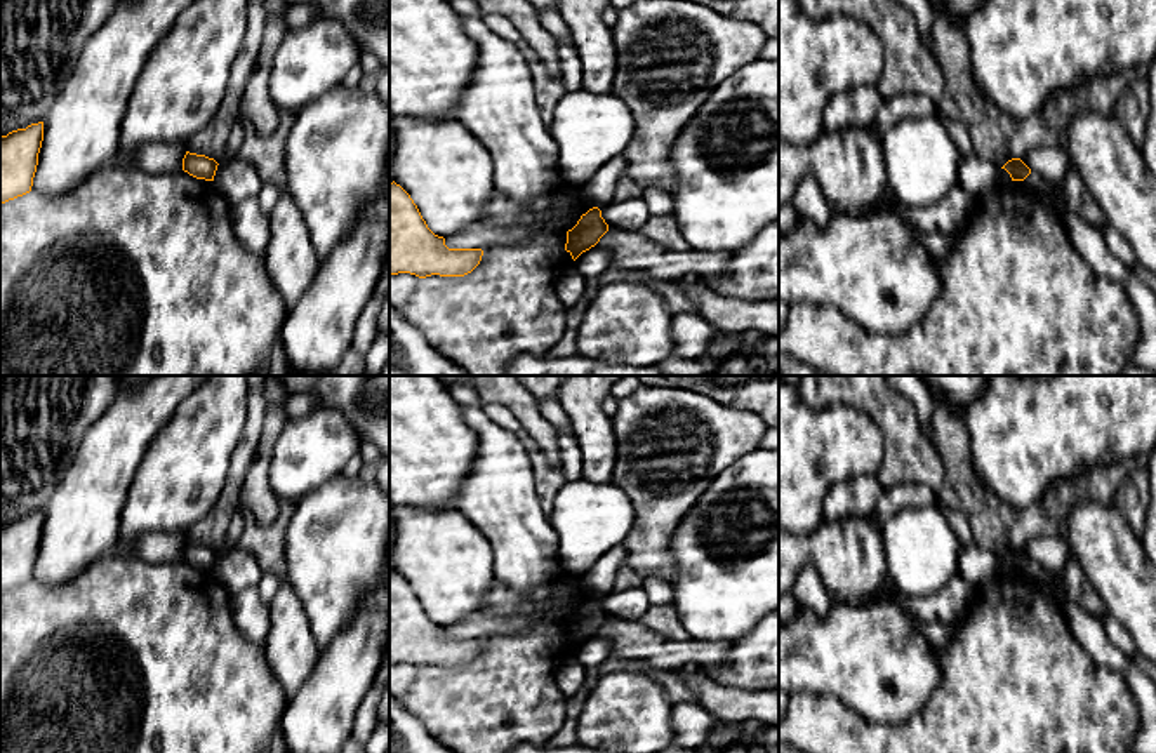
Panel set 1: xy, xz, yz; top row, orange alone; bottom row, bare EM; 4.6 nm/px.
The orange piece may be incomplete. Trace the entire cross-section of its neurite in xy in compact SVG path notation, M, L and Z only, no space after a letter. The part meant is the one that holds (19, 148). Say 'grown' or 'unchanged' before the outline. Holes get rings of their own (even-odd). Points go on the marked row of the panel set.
unchanged; M43 122L0 136L0 203L31 191L43 141Z

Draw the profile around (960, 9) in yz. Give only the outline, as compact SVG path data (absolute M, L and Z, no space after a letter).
M933 0L940 7L940 14L949 14L965 24L968 14L980 5L982 0Z

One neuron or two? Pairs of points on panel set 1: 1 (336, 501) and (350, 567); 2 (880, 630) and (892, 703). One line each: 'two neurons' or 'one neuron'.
1: one neuron
2: one neuron

